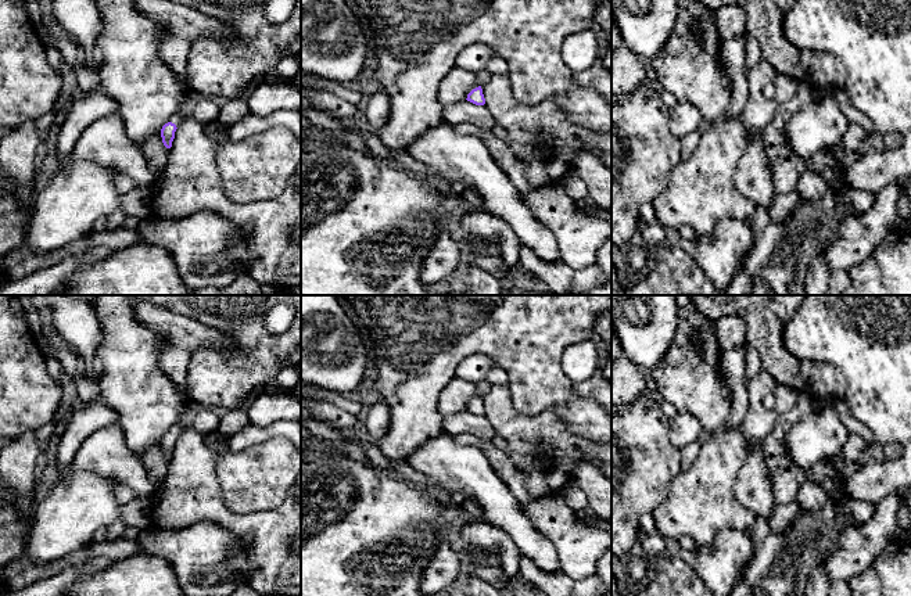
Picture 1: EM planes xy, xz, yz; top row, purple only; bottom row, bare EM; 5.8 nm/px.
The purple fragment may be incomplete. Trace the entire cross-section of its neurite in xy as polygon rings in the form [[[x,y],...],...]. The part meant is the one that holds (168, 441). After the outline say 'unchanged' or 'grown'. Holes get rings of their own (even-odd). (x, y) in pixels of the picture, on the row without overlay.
[[[184,416],[182,420],[179,420],[177,423],[175,423],[171,430],[162,437],[161,439],[161,448],[162,448],[162,453],[166,459],[172,457],[172,452],[175,449],[175,442],[179,438],[179,435],[182,434],[184,426],[189,423],[190,416]]] | grown

